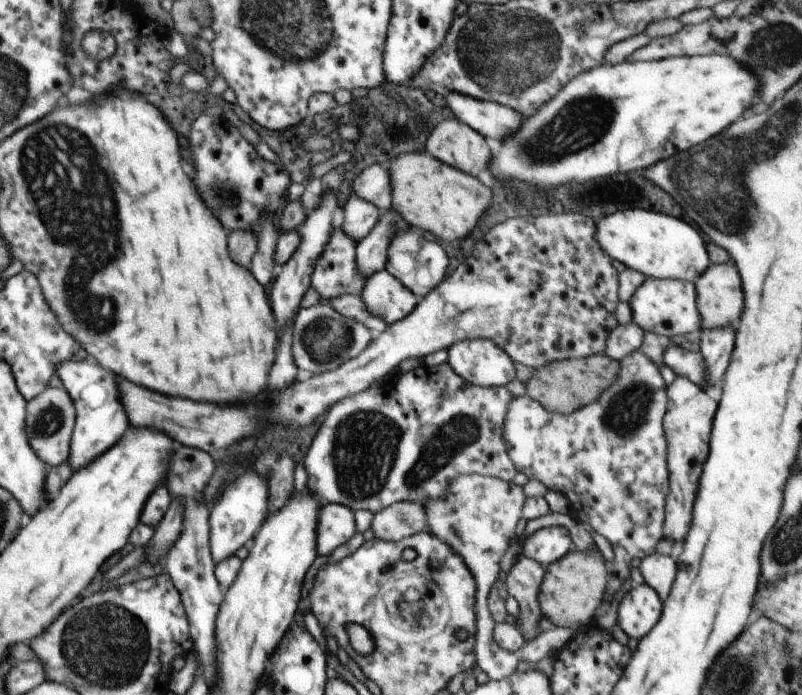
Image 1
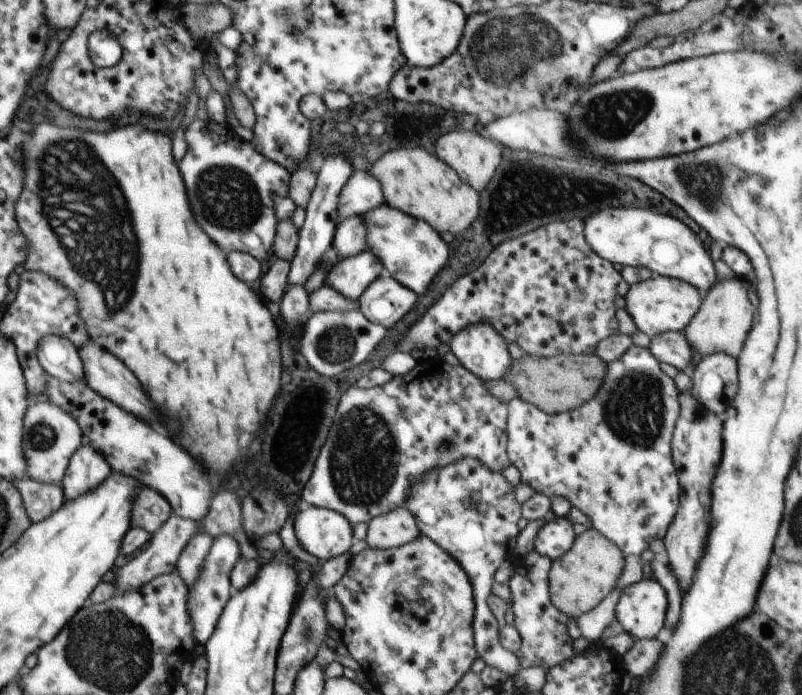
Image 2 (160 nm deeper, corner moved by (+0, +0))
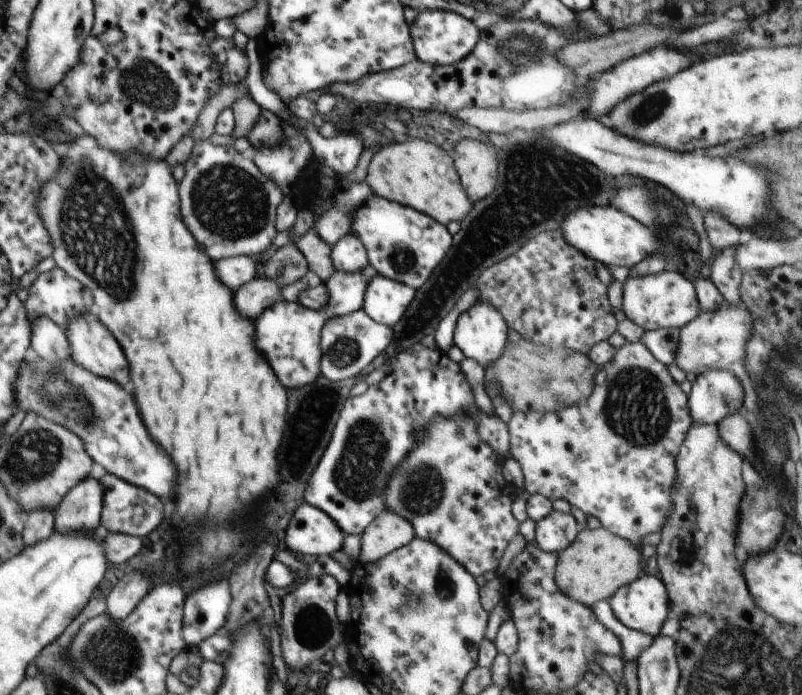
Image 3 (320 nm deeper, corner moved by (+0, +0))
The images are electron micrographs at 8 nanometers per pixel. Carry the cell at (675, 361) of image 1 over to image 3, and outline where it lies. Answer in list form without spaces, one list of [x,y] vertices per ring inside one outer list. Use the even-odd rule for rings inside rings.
[[[661,328],[645,331],[640,342],[650,349],[650,352],[665,365],[672,364],[679,343],[679,328]]]

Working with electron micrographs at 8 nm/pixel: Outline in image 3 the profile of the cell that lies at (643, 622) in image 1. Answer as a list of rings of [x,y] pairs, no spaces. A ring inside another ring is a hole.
[[[642,574],[634,582],[621,586],[608,601],[613,613],[624,626],[653,637],[661,634],[662,625],[671,616],[664,582],[653,575]]]

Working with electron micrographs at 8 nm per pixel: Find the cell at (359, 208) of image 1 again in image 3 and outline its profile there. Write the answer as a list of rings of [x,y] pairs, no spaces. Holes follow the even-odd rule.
[[[350,232],[331,248],[331,257],[335,270],[343,273],[355,273],[369,265],[366,247]]]

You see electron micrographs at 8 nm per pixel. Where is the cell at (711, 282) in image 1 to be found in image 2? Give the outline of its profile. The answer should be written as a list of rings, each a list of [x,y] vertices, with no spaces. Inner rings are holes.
[[[742,278],[730,279],[716,284],[703,296],[701,307],[694,318],[683,330],[688,344],[702,356],[714,353],[724,353],[738,358],[742,352],[744,340],[752,328],[756,308],[750,304],[748,292],[742,284]]]

